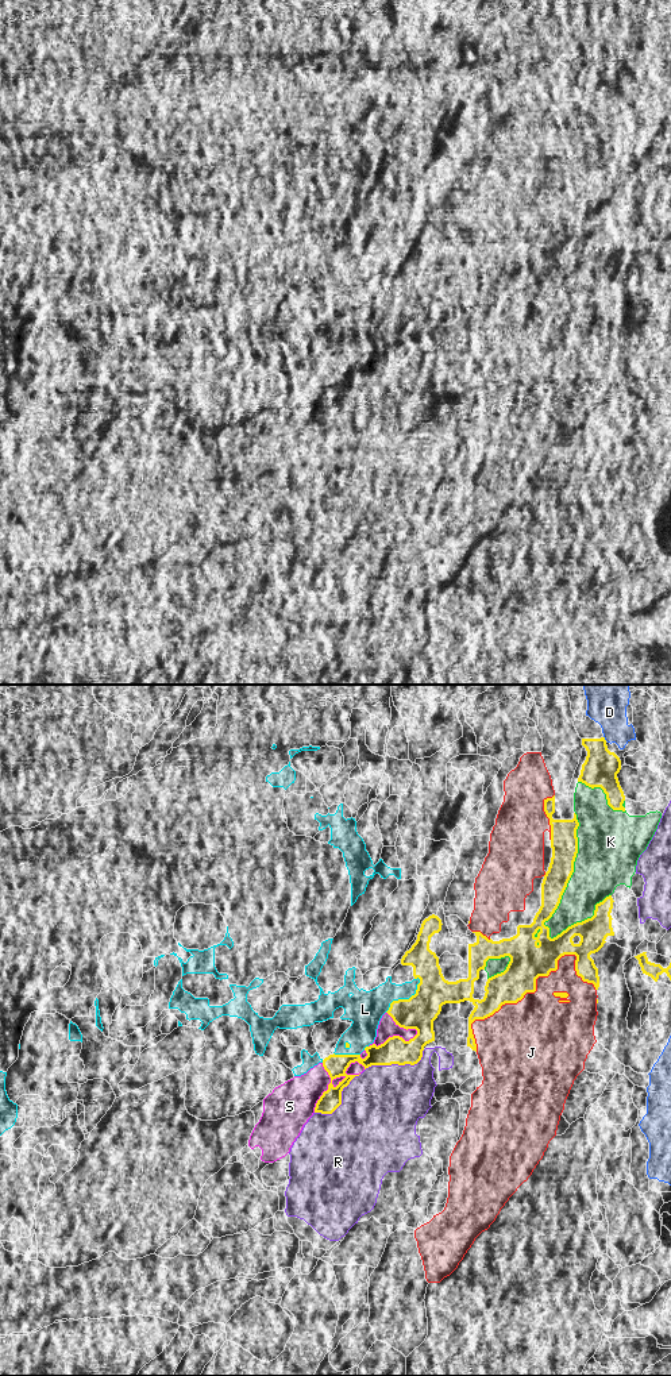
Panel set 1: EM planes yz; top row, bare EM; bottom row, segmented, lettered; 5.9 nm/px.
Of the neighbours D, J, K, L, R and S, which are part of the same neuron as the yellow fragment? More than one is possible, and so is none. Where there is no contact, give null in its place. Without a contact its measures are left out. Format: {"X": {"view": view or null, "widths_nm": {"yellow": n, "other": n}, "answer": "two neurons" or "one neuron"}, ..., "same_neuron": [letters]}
{"D": {"view": "yz", "widths_nm": {"yellow": 200, "other": 200}, "answer": "two neurons"}, "J": {"view": "yz", "widths_nm": {"yellow": 220, "other": 480}, "answer": "one neuron"}, "K": {"view": "yz", "widths_nm": {"yellow": 160, "other": 360}, "answer": "two neurons"}, "L": {"view": "yz", "widths_nm": {"yellow": 200, "other": 200}, "answer": "two neurons"}, "R": {"view": "yz", "widths_nm": {"yellow": 160, "other": 440}, "answer": "two neurons"}, "S": {"view": "yz", "widths_nm": {"yellow": 130, "other": 220}, "answer": "two neurons"}, "same_neuron": ["J"]}

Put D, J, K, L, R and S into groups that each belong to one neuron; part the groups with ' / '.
D / J / K S / L / R

